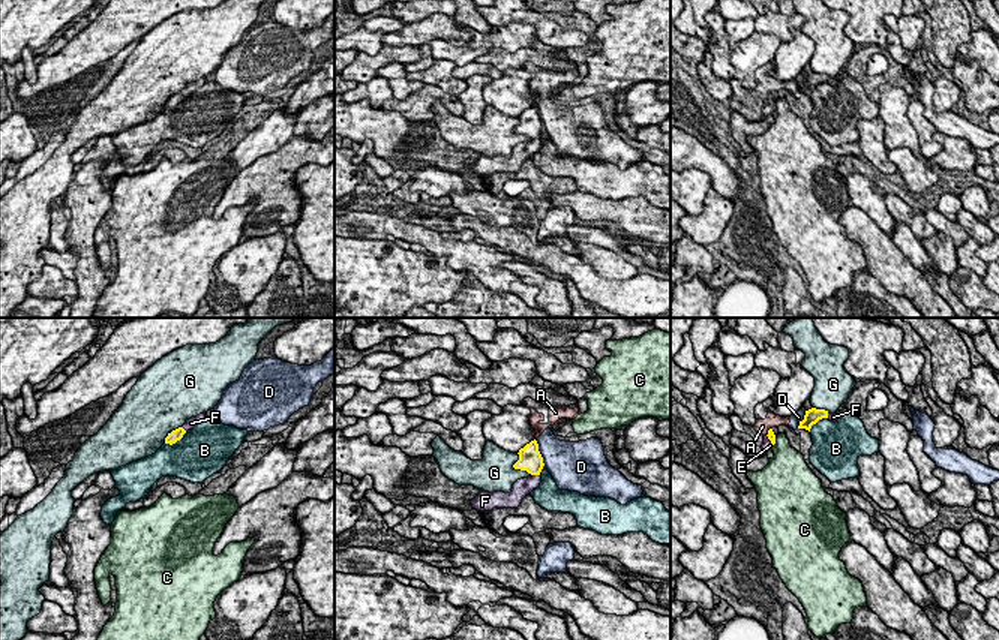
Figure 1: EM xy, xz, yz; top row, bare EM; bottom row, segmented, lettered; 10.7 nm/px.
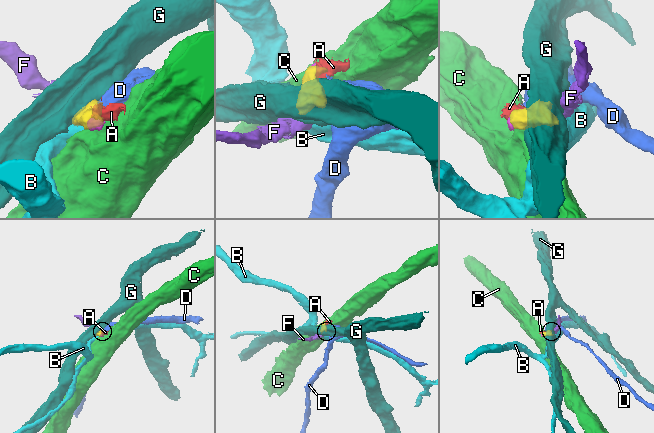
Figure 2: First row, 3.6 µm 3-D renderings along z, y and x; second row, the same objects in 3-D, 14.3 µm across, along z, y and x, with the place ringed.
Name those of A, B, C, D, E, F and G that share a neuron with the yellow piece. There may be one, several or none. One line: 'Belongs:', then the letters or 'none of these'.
Belongs: E, F

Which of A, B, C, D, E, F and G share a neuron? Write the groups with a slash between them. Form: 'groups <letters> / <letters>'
groups A D / B / C / E F / G

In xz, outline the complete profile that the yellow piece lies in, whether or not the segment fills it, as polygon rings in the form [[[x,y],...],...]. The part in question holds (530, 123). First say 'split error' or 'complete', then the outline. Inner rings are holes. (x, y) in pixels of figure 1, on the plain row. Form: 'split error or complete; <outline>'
split error; [[[531,105],[524,112],[519,114],[519,124],[513,129],[514,133],[526,135],[528,142],[520,142],[513,148],[510,157],[504,156],[483,156],[471,165],[474,174],[484,177],[494,172],[518,172],[522,163],[536,154],[542,147],[542,133],[544,130],[543,121],[538,115],[537,105]]]

